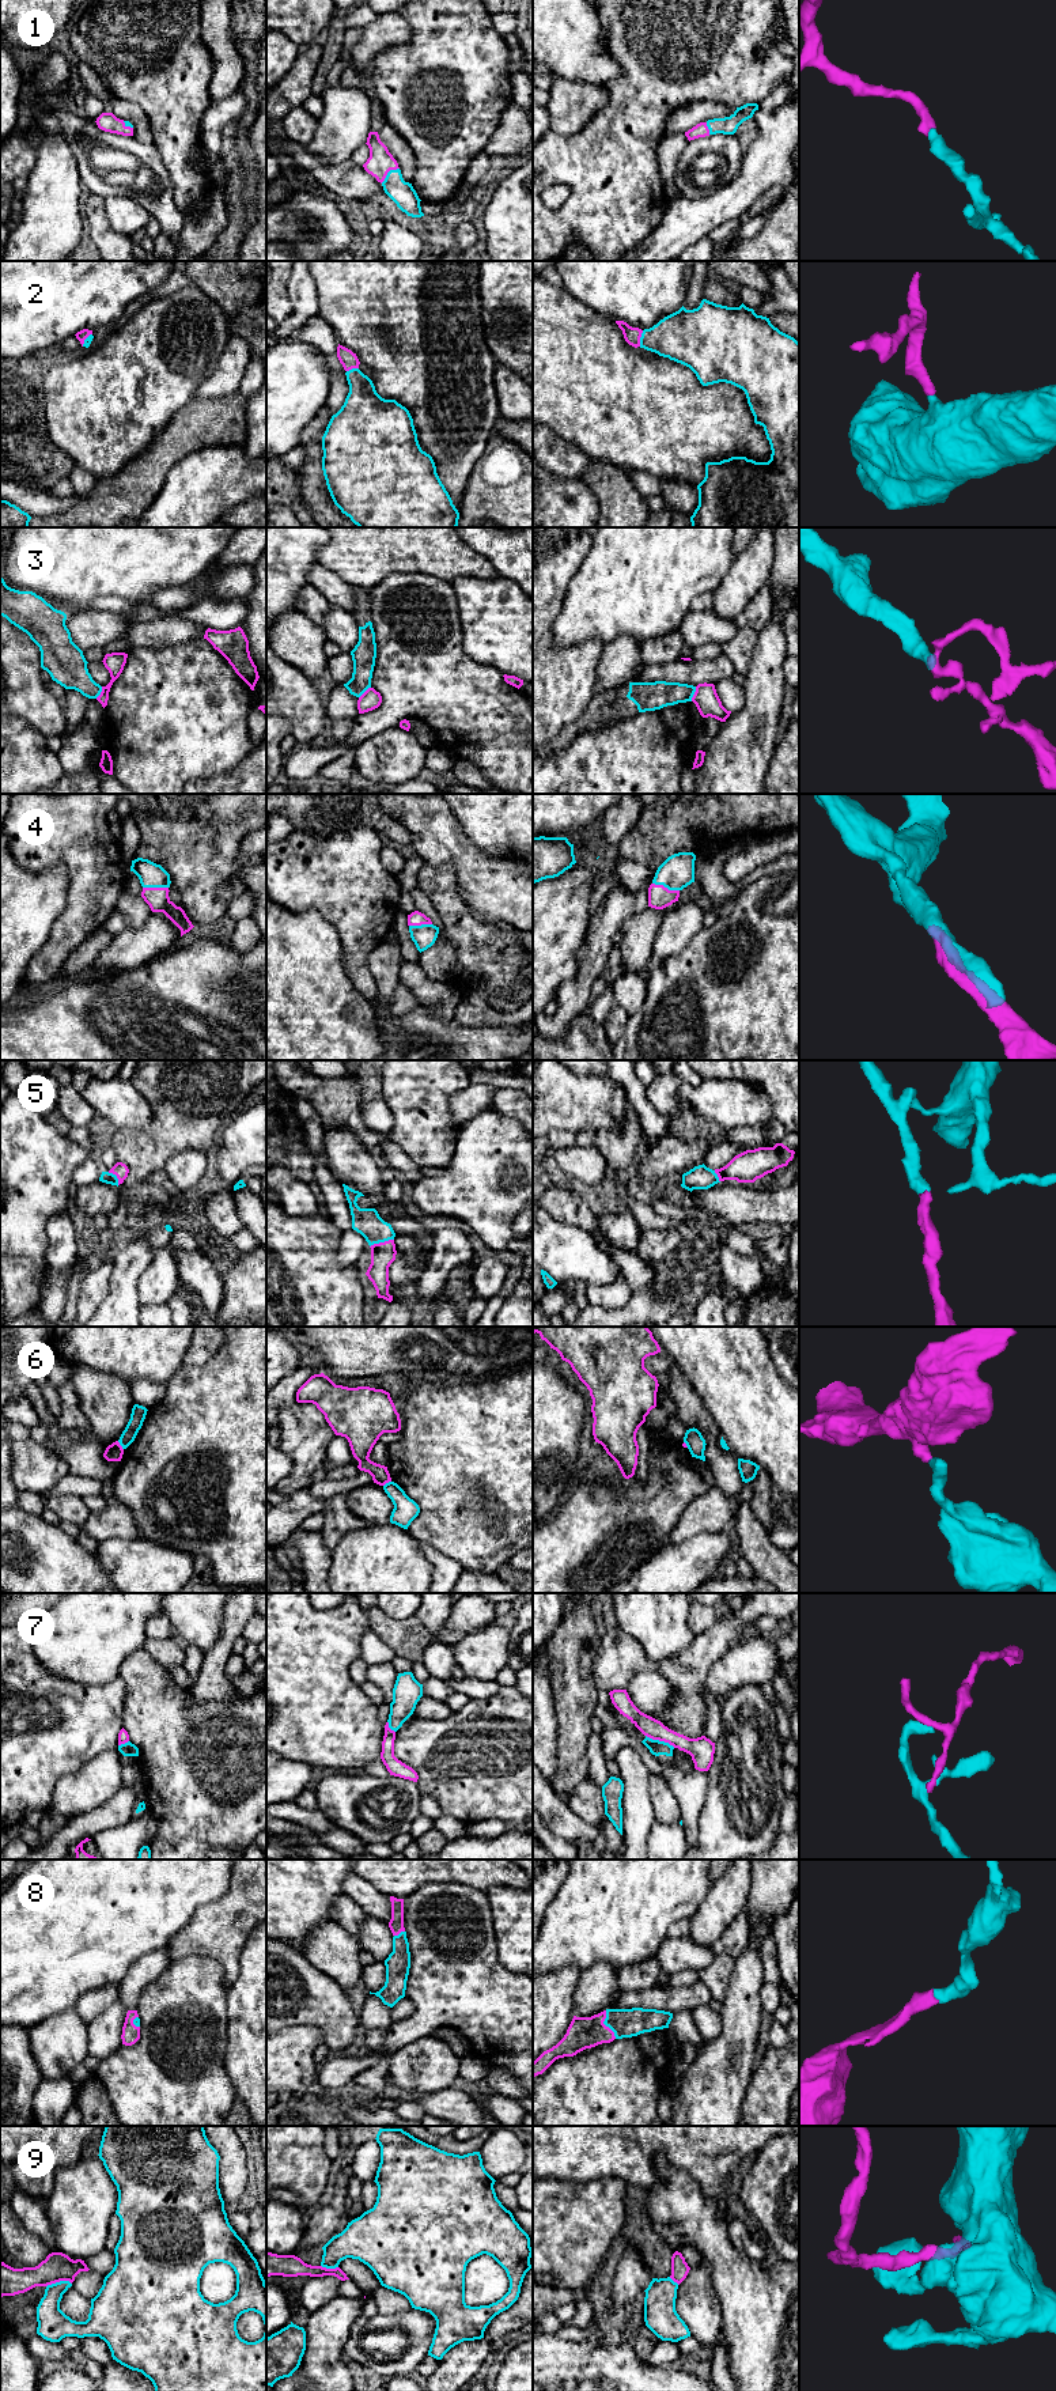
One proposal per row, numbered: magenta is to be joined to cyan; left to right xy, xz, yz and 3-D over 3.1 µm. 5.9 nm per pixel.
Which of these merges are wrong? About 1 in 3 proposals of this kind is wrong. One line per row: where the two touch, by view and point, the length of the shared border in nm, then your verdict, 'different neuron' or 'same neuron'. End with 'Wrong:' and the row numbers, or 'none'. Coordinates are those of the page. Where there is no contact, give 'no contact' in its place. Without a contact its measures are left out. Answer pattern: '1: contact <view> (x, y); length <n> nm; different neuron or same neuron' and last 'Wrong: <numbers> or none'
1: contact xz (388, 173); length 140 nm; same neuron
2: contact yz (640, 339); length 100 nm; same neuron
3: contact yz (693, 693); length 90 nm; different neuron
4: contact yz (666, 886); length 170 nm; same neuron
5: contact xz (381, 1241); length 150 nm; same neuron
6: contact xy (120, 1444); length 70 nm; different neuron
7: contact yz (661, 1741); length 190 nm; different neuron
8: contact yz (605, 2024); length 180 nm; same neuron
9: contact xy (60, 2281); length 150 nm; different neuron
Wrong: 3, 6, 7, 9

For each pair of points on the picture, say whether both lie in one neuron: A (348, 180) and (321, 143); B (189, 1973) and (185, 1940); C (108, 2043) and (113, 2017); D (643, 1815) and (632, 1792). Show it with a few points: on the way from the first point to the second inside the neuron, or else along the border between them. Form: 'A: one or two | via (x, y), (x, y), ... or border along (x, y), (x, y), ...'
A: two | border along (309, 151), (333, 165), (349, 161)
B: two | border along (219, 1962), (203, 1956), (185, 1956), (171, 1963)
C: one | via (108, 2036), (110, 2024)
D: one | via (638, 1809), (636, 1797)

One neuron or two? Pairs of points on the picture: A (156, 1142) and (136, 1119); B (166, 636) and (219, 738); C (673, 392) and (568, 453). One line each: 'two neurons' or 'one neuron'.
A: two neurons
B: two neurons
C: two neurons

